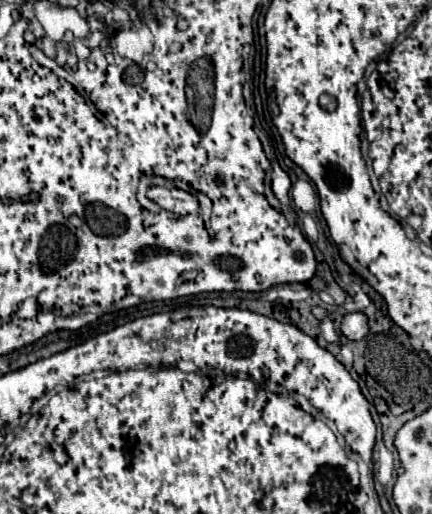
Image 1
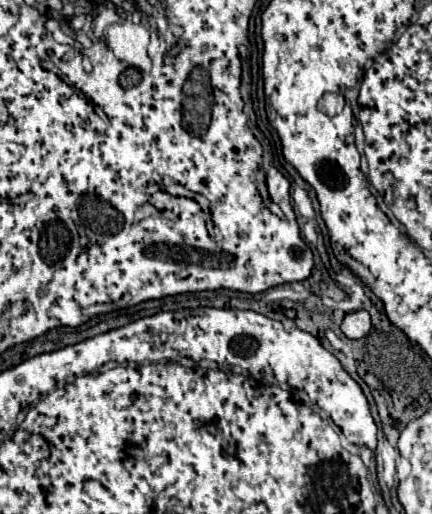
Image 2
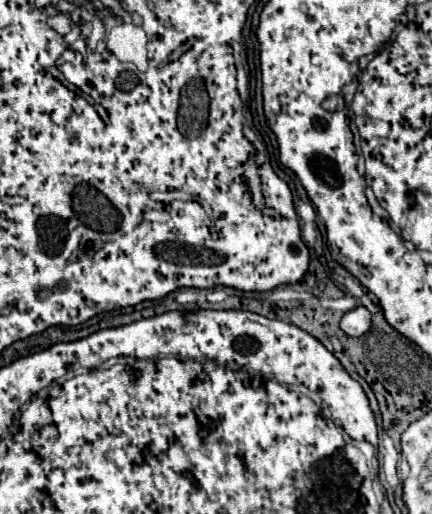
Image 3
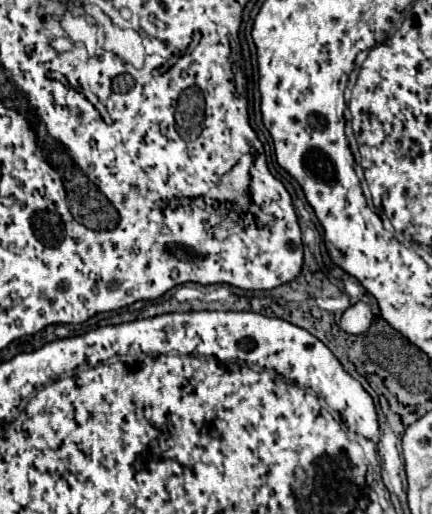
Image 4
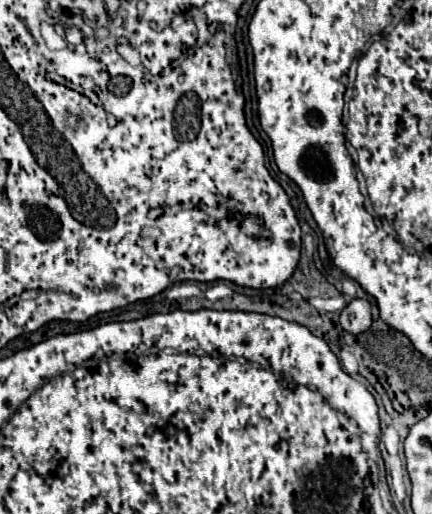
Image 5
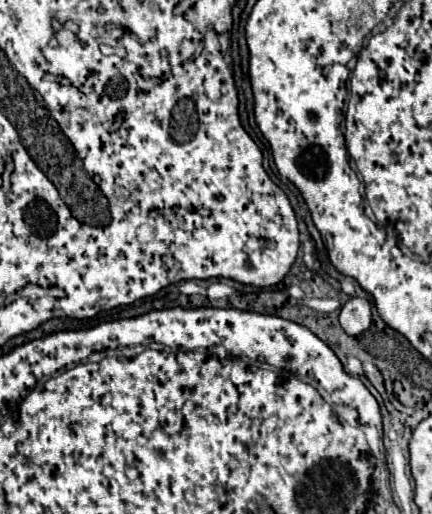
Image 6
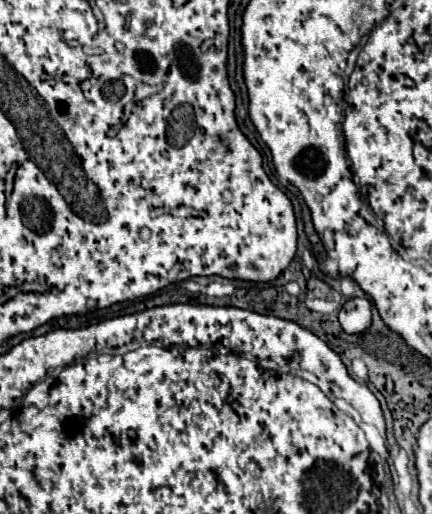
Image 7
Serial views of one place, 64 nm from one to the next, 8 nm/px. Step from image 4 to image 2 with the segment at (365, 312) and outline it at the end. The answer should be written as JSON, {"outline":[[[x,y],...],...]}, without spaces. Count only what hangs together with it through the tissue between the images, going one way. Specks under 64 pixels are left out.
{"outline":[[[366,310],[348,312],[342,322],[342,332],[354,340],[366,336],[370,332],[370,314]]]}

